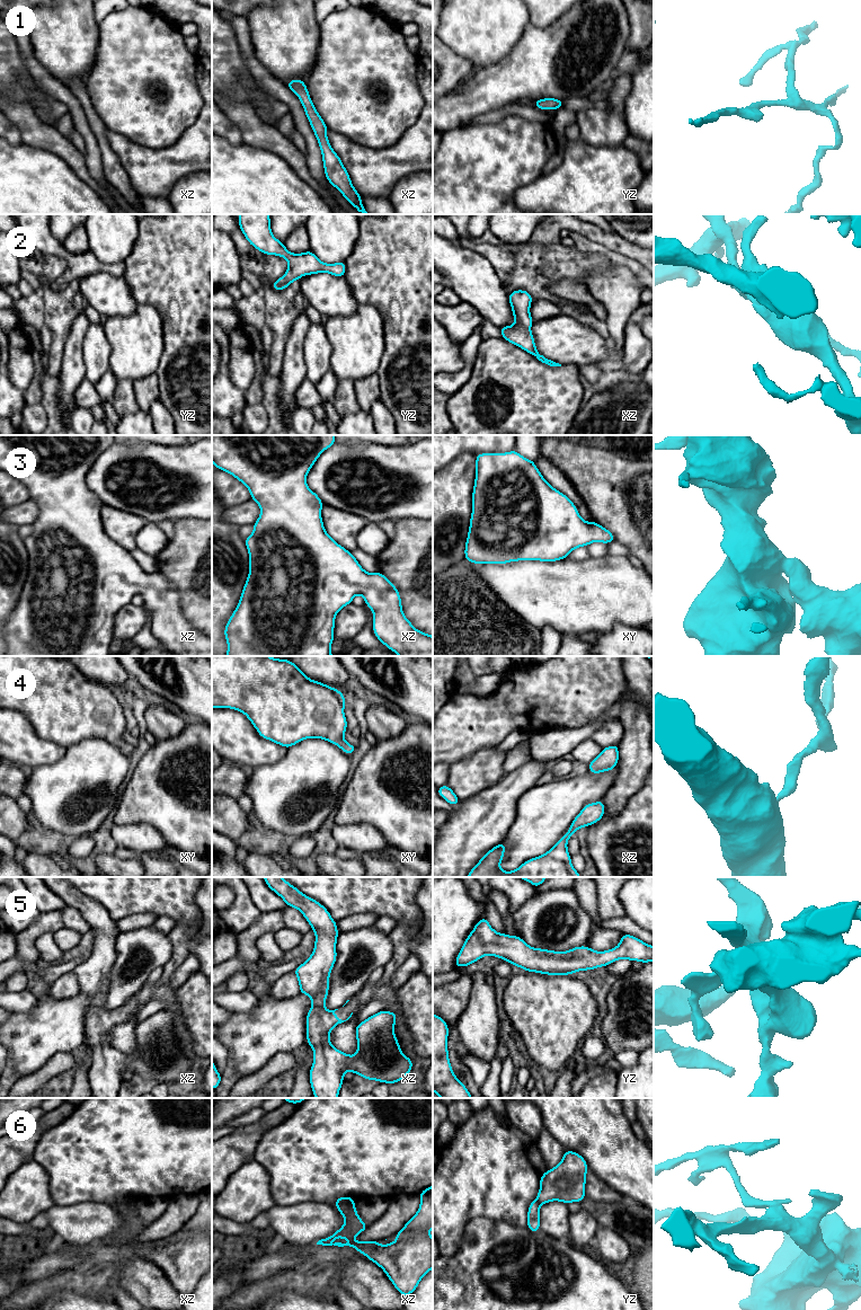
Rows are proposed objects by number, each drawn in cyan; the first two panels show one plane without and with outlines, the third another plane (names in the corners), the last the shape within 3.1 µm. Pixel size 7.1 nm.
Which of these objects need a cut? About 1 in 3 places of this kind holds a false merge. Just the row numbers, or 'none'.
6

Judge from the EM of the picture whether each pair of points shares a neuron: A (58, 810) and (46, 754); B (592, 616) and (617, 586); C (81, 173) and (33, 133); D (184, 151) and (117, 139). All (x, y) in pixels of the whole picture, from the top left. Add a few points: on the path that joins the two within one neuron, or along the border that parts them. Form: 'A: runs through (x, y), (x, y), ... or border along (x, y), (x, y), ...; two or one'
A: border along (67, 749), (56, 761), (34, 768); two
B: runs through (594, 609), (610, 593); one
C: runs through (72, 159), (46, 136); one
D: runs through (167, 158), (138, 158), (134, 155); one

